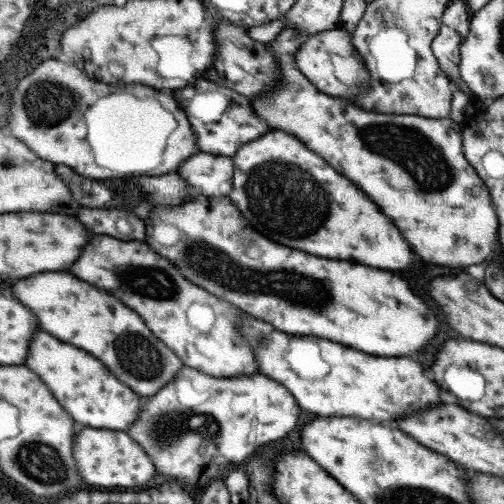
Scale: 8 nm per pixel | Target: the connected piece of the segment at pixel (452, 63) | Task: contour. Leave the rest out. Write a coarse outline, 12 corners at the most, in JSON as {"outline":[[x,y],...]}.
{"outline":[[441,23],[430,49],[441,70],[473,99],[460,79],[462,36]]}

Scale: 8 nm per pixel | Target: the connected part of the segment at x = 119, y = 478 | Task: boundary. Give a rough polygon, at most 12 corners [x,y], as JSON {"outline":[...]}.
{"outline":[[83,428],[73,460],[85,484],[144,489],[157,474],[117,430]]}

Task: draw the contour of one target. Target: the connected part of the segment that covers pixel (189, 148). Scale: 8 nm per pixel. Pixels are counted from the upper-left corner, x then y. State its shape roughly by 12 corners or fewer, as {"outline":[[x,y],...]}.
{"outline":[[171,92],[153,97],[177,122],[167,136],[159,168],[145,176],[175,173],[199,152],[195,136]]}

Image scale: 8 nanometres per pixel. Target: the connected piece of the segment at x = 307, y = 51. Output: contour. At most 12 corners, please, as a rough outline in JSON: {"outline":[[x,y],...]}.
{"outline":[[343,28],[308,35],[297,70],[351,102],[368,72]]}

